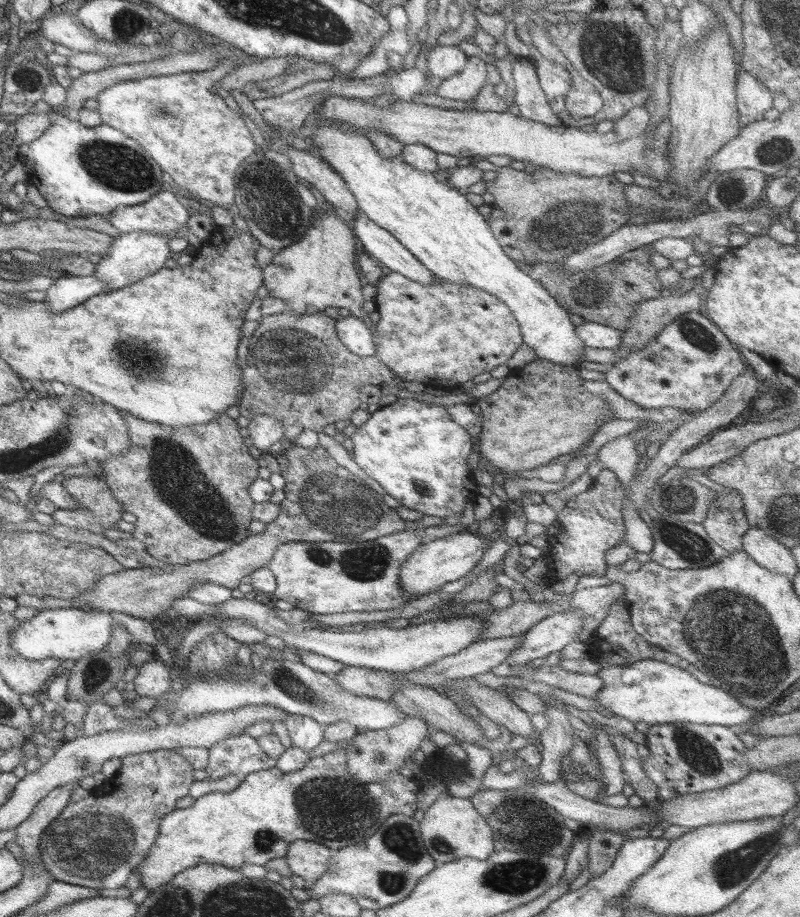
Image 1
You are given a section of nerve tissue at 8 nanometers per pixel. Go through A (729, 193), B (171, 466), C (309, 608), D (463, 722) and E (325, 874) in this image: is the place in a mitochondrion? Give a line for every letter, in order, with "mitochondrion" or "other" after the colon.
A: mitochondrion
B: mitochondrion
C: other
D: other
E: other

